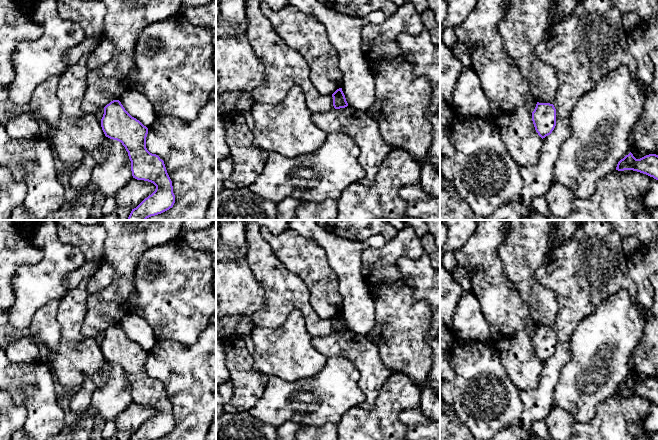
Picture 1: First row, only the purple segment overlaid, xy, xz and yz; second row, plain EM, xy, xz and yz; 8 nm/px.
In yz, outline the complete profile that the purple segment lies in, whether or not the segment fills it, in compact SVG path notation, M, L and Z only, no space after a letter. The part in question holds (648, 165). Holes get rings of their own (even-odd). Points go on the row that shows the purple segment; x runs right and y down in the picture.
M630 152L618 162L616 170L633 170L658 180L658 155L649 154L640 159L636 159Z

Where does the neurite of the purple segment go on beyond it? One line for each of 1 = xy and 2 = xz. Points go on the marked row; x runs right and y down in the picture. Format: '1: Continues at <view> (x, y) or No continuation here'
1: No continuation here
2: No continuation here

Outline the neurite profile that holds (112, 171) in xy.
M111 139L106 154L99 145L90 153L96 161L91 171L91 186L106 197L116 193L132 178L131 161L121 142Z

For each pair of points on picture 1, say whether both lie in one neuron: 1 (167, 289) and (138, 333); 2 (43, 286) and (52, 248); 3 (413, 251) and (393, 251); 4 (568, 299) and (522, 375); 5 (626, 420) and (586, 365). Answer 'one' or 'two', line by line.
1: two
2: one
3: one
4: two
5: two

